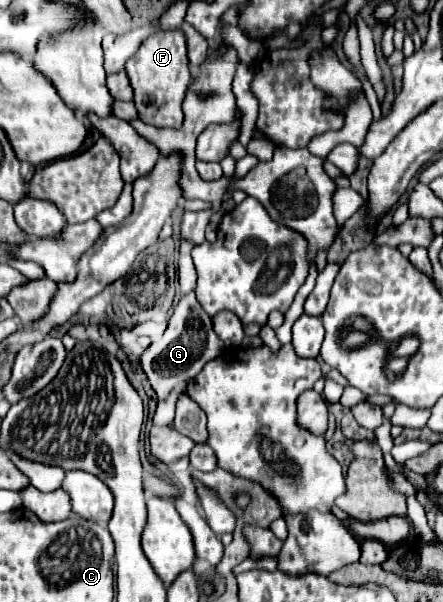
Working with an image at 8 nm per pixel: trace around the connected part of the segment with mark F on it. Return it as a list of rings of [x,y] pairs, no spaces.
[[[158,28],[152,36],[148,36],[138,52],[125,64],[125,71],[134,88],[134,102],[140,112],[140,120],[158,128],[180,128],[184,114],[182,114],[182,100],[190,86],[190,66],[186,56],[186,36],[180,28],[176,30],[162,30]]]

